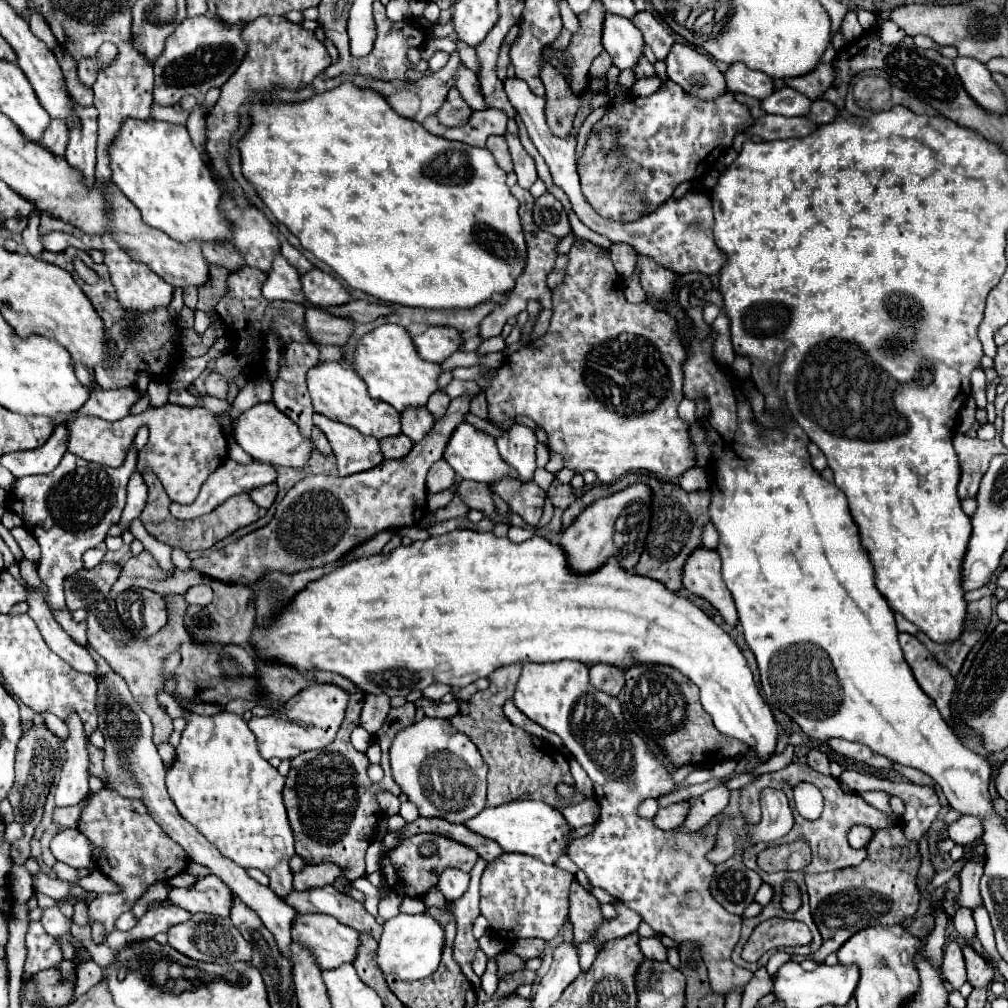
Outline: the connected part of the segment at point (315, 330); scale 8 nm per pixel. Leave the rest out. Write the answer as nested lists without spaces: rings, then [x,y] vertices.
[[[307,307],[305,315],[309,337],[317,343],[345,345],[355,331],[355,323],[345,317],[337,317],[319,307]]]

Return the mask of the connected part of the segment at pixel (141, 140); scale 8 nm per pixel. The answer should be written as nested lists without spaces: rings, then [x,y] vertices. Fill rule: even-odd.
[[[127,119],[115,137],[113,145],[109,147],[111,155],[111,169],[113,169],[113,183],[127,195],[127,199],[141,211],[143,221],[155,229],[165,231],[171,239],[179,243],[217,243],[217,241],[233,241],[231,223],[225,219],[223,211],[219,209],[223,191],[219,189],[217,181],[213,179],[209,167],[201,161],[199,151],[191,143],[191,137],[183,125],[165,123],[165,121],[139,121]]]

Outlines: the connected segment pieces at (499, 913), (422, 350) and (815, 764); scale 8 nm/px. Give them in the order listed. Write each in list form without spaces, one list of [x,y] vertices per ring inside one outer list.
[[[503,853],[487,863],[481,877],[481,915],[503,941],[537,937],[551,941],[569,915],[569,887],[573,875],[555,865],[545,865],[531,855]]]
[[[429,327],[425,333],[417,335],[413,343],[425,361],[443,363],[449,355],[461,349],[463,339],[461,333],[453,327]]]
[[[813,749],[809,755],[807,755],[807,765],[813,767],[815,771],[823,773],[823,775],[831,775],[829,773],[829,757],[817,749]]]

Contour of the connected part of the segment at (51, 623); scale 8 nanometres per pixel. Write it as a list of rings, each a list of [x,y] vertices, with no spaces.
[[[27,587],[29,591],[29,611],[27,615],[37,623],[45,643],[49,645],[49,649],[53,653],[57,653],[63,661],[67,661],[73,669],[81,671],[81,673],[91,673],[95,669],[95,661],[91,659],[91,655],[87,653],[85,647],[81,647],[79,643],[75,643],[61,627],[59,623],[53,619],[49,607],[45,607],[45,599],[41,599],[41,595],[35,593],[33,587]]]

